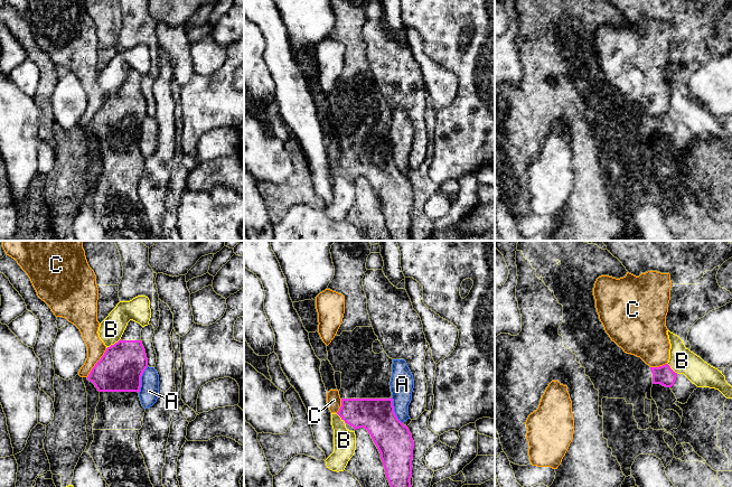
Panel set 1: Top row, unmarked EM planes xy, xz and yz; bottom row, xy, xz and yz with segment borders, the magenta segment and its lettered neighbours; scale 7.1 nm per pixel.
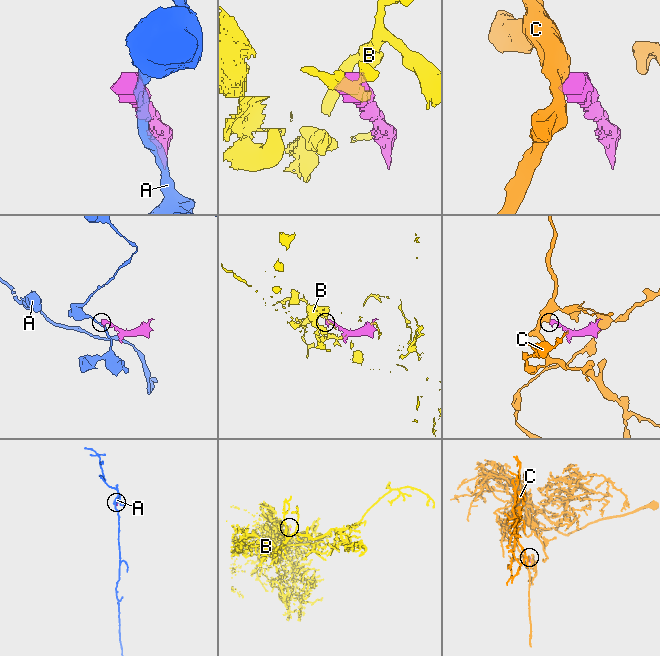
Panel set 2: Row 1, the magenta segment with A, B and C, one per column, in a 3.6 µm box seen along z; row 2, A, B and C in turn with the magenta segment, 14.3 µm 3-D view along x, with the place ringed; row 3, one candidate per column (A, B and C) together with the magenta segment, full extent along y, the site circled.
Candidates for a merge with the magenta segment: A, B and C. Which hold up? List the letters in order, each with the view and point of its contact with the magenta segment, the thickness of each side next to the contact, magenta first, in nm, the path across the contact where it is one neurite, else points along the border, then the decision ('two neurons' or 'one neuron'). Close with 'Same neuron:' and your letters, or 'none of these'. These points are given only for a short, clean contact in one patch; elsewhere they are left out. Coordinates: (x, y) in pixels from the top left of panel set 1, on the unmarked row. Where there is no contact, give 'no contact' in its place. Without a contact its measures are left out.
A: meets magenta in xy at (140, 129); 320 nm thick on the magenta side, 140 nm on the other; border along xy (148, 115), (141, 125), (141, 136), (138, 141); two neurons
B: meets magenta in xy at (114, 93); 320 nm thick on the magenta side, 180 nm on the other; border along xy (120, 87), (106, 97); two neurons
C: meets magenta in xy at (96, 112); 320 nm thick on the magenta side, 130 nm on the other; border along xy (106, 97), (86, 125); two neurons
Same neuron: none of these

